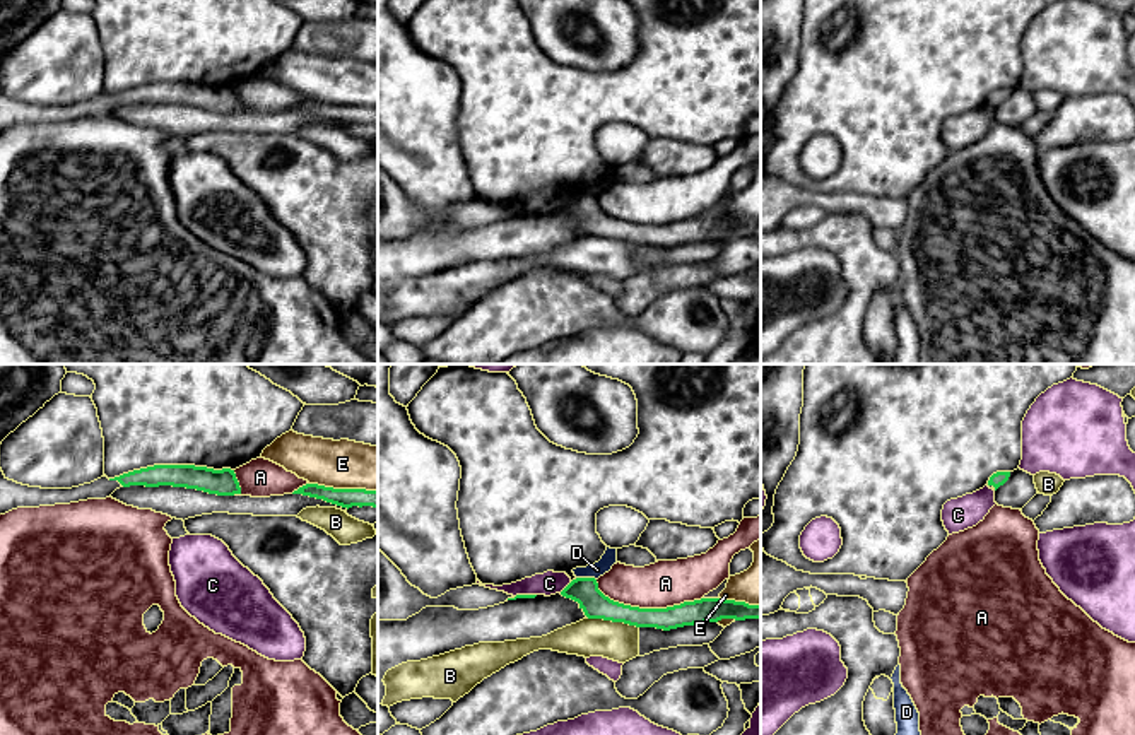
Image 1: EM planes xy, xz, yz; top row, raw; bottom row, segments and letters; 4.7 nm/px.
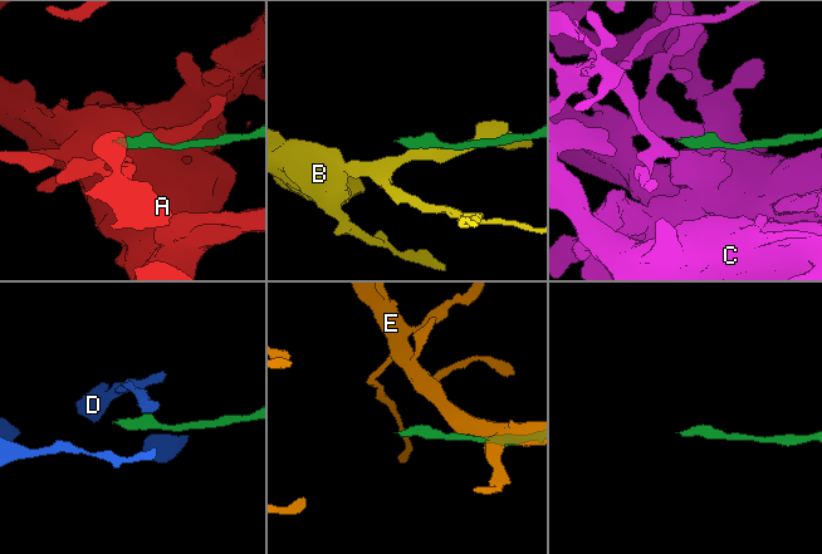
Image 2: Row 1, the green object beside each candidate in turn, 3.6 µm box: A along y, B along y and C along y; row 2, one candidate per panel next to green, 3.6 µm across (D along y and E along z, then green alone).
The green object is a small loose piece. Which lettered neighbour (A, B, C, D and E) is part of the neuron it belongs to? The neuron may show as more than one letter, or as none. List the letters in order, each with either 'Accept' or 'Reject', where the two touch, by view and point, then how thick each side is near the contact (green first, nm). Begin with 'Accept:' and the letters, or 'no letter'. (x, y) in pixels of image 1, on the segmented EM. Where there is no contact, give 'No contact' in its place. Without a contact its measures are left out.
Accept: no letter
A: Reject. Touches green at xz (646, 609). Thickness 130 nm (green) against 220 nm
B: Reject. Touches green at xz (614, 621). Thickness 130 nm (green) against 180 nm
C: Reject. Touches green at xz (566, 587). Thickness 130 nm (green) against 110 nm
D: Reject. Touches green at xz (587, 578). Thickness 130 nm (green) against 70 nm
E: Reject. Touches green at xy (344, 489). Thickness 90 nm (green) against 220 nm

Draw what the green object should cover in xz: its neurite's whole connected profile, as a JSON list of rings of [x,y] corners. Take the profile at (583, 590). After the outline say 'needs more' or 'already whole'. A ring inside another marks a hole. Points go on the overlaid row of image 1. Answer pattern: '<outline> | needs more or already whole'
[[[576,578],[561,591],[561,595],[578,602],[588,619],[603,619],[663,631],[718,622],[721,619],[761,619],[761,605],[721,598],[701,598],[667,609],[631,607],[605,597],[598,590],[595,578]]] | already whole

